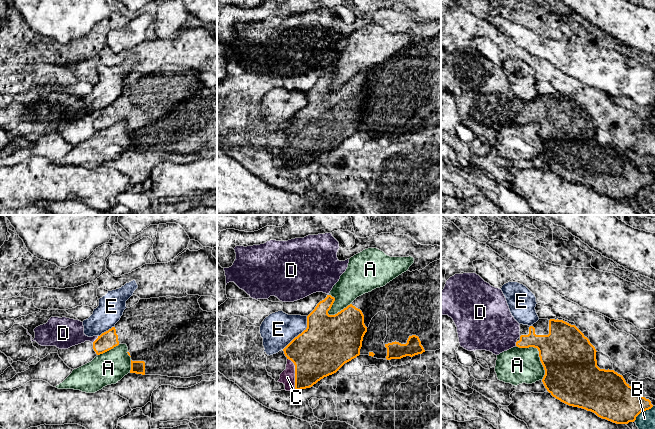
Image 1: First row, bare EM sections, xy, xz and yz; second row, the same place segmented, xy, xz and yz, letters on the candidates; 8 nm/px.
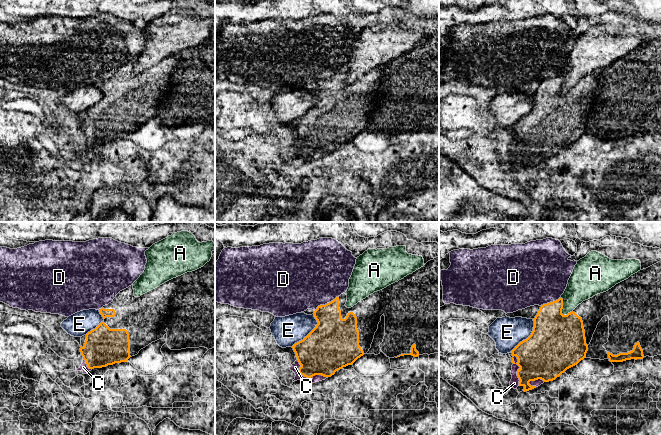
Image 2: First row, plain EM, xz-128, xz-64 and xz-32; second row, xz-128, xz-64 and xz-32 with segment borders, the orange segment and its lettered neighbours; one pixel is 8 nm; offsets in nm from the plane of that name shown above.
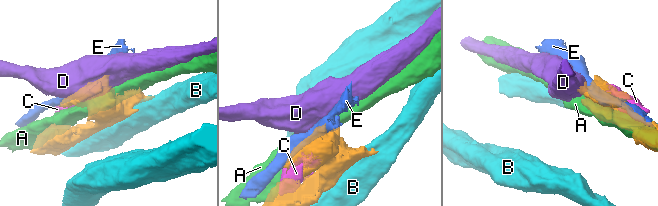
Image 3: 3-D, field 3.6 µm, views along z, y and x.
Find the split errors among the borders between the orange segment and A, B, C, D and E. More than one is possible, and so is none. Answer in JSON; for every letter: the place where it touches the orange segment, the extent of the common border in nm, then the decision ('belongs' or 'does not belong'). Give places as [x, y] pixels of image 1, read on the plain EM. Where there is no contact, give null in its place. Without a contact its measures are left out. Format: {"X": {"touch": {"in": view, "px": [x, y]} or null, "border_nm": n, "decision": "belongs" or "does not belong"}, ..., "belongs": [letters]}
{"A": {"touch": {"in": "yz", "px": [539, 130]}, "border_nm": 360, "decision": "does not belong"}, "B": {"touch": {"in": "yz", "px": [643, 186]}, "border_nm": 200, "decision": "does not belong"}, "C": {"touch": {"in": "xz", "px": [295, 150]}, "border_nm": 280, "decision": "does not belong"}, "D": {"touch": {"in": "xy", "px": [96, 115]}, "border_nm": 80, "decision": "does not belong"}, "E": {"touch": {"in": "xz", "px": [299, 110]}, "border_nm": 340, "decision": "does not belong"}, "belongs": []}

